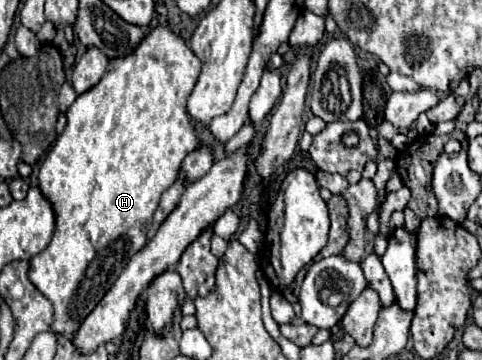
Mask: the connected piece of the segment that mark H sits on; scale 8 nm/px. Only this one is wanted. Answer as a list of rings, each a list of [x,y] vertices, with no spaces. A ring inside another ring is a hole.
[[[159,24],[157,28],[153,28],[151,32],[147,32],[143,36],[143,40],[133,48],[133,52],[129,56],[111,58],[105,76],[91,90],[79,94],[77,100],[67,110],[67,126],[61,132],[61,136],[57,138],[55,146],[51,148],[51,152],[47,154],[47,158],[41,164],[41,170],[39,170],[39,188],[45,194],[45,198],[51,202],[51,206],[53,206],[53,210],[57,214],[57,226],[55,226],[55,234],[53,234],[53,240],[49,242],[49,246],[41,254],[31,258],[31,272],[29,272],[29,280],[35,284],[35,288],[39,292],[43,292],[51,300],[51,304],[55,308],[55,320],[53,320],[51,330],[55,330],[57,334],[61,334],[65,338],[71,338],[75,334],[75,330],[79,328],[79,322],[83,322],[83,318],[97,306],[97,302],[105,296],[105,292],[111,288],[115,278],[123,272],[127,262],[147,244],[147,230],[151,228],[153,212],[159,206],[161,194],[179,178],[179,170],[181,170],[183,158],[191,150],[195,150],[197,144],[199,144],[199,136],[197,136],[195,124],[193,124],[193,120],[191,120],[191,116],[189,116],[189,112],[185,108],[185,102],[187,102],[191,90],[195,88],[199,72],[201,72],[201,60],[189,48],[189,44],[179,34],[175,34],[169,28],[169,24]],[[115,240],[119,240],[119,252],[113,254],[111,246],[113,246]]]

